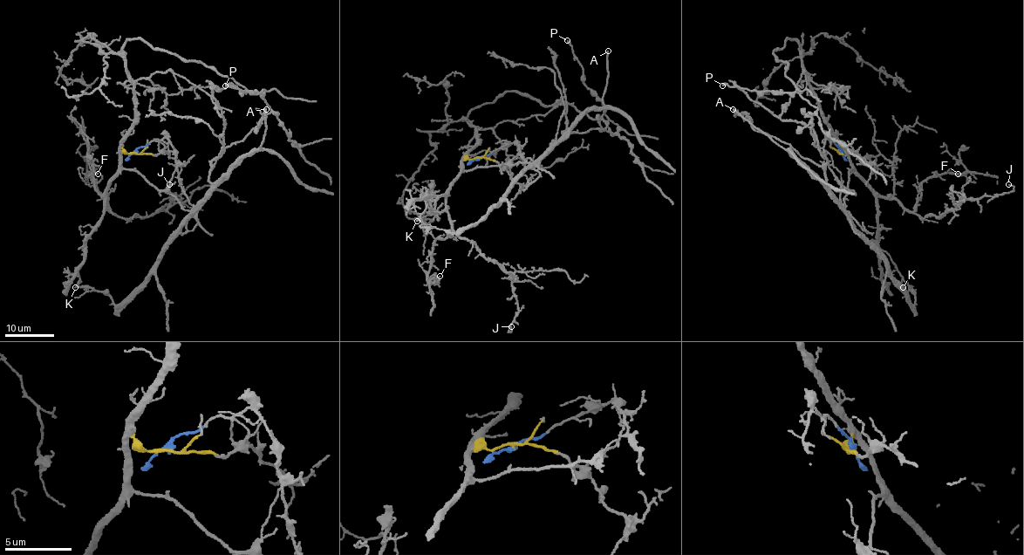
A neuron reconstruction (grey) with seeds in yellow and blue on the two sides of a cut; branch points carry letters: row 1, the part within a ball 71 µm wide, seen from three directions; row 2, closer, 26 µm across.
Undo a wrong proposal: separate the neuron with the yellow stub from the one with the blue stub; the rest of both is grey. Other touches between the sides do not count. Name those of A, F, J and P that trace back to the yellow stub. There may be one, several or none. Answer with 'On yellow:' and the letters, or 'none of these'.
On yellow: F, J, P

